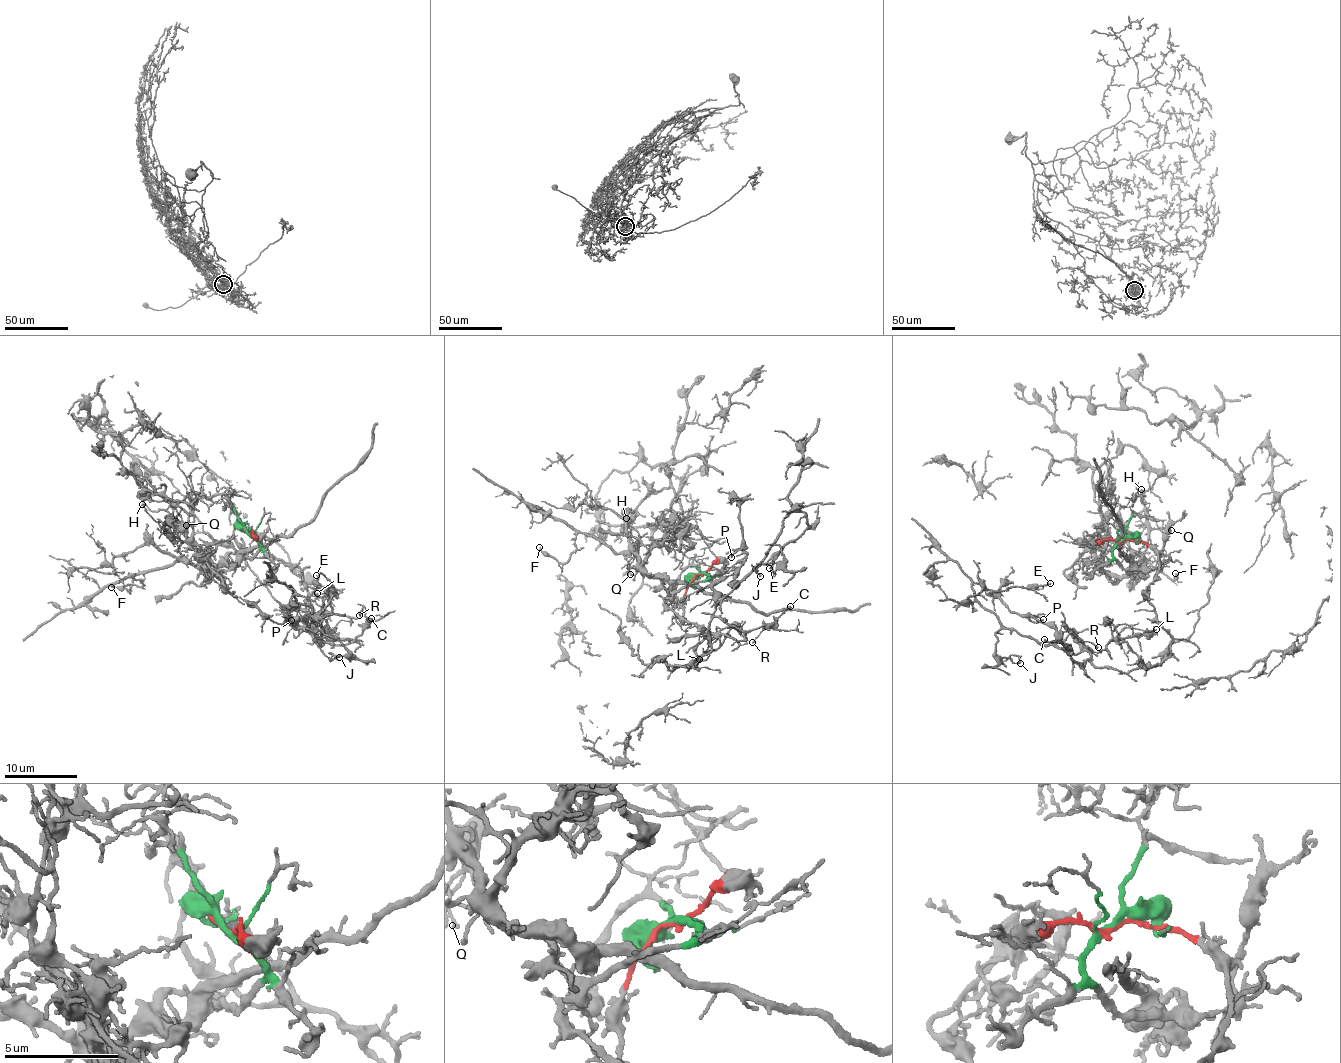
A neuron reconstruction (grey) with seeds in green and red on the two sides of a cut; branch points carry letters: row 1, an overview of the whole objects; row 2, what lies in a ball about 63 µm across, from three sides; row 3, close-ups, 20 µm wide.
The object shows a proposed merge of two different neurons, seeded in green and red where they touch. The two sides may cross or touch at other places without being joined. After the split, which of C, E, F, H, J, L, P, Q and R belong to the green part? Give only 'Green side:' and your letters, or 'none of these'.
Green side: F, H, Q

